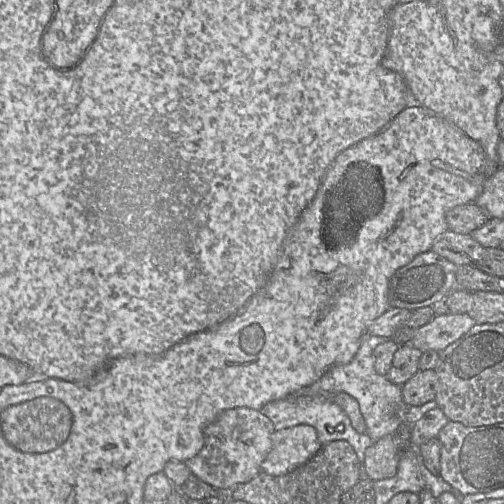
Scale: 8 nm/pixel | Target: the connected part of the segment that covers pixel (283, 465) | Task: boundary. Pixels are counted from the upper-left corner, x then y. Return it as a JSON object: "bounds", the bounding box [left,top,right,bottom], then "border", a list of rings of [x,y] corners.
{"bounds":[261,424,323,477],"border":[[[307,424],[276,430],[272,434],[272,449],[261,464],[261,472],[281,477],[309,461],[323,446],[318,440],[317,430]]]}

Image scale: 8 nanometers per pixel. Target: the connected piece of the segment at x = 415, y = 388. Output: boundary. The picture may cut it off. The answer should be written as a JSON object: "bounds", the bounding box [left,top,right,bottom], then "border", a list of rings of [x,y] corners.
{"bounds":[402,369,437,406],"border":[[[435,369],[419,370],[402,386],[405,406],[420,406],[435,400],[437,394],[437,373]]]}

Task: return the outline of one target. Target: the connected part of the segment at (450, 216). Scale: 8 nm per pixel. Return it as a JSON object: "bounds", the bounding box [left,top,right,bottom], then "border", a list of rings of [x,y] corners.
{"bounds":[446,203,490,235],"border":[[[476,203],[459,205],[446,213],[449,230],[465,235],[484,226],[490,219],[489,213]]]}

